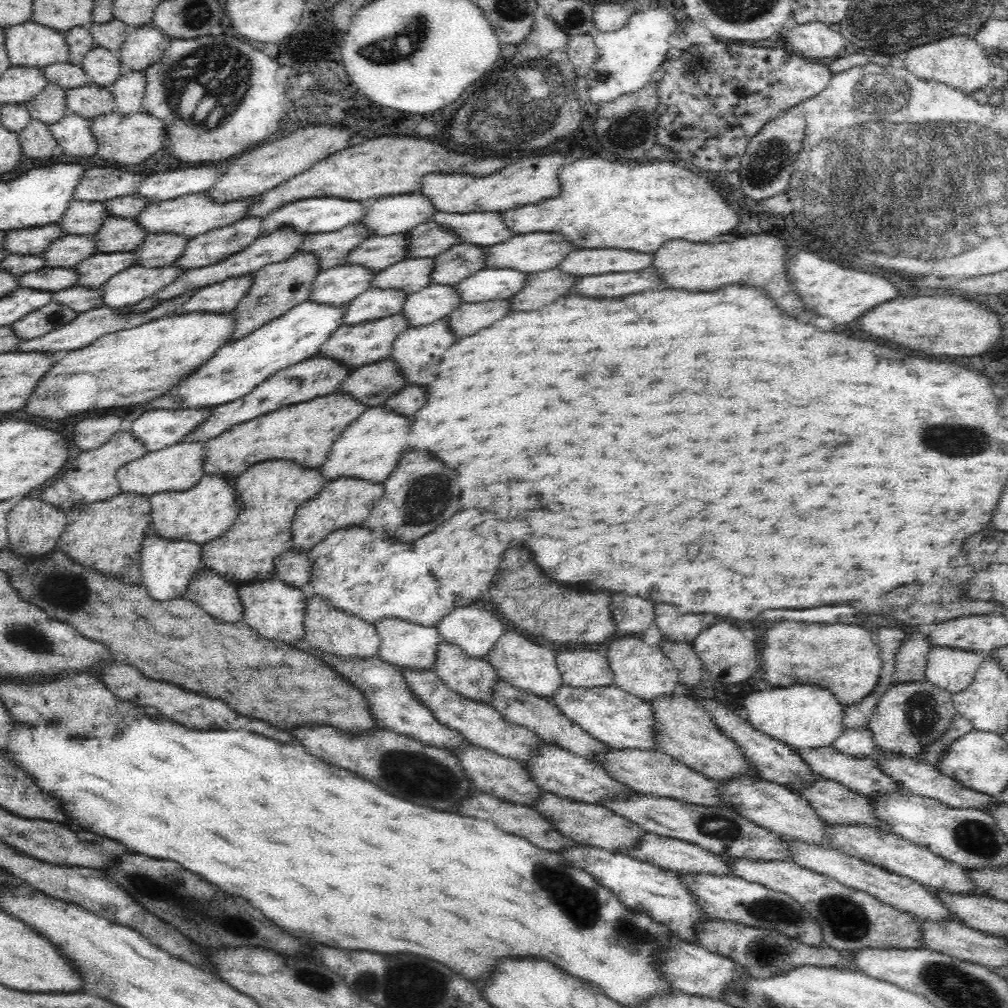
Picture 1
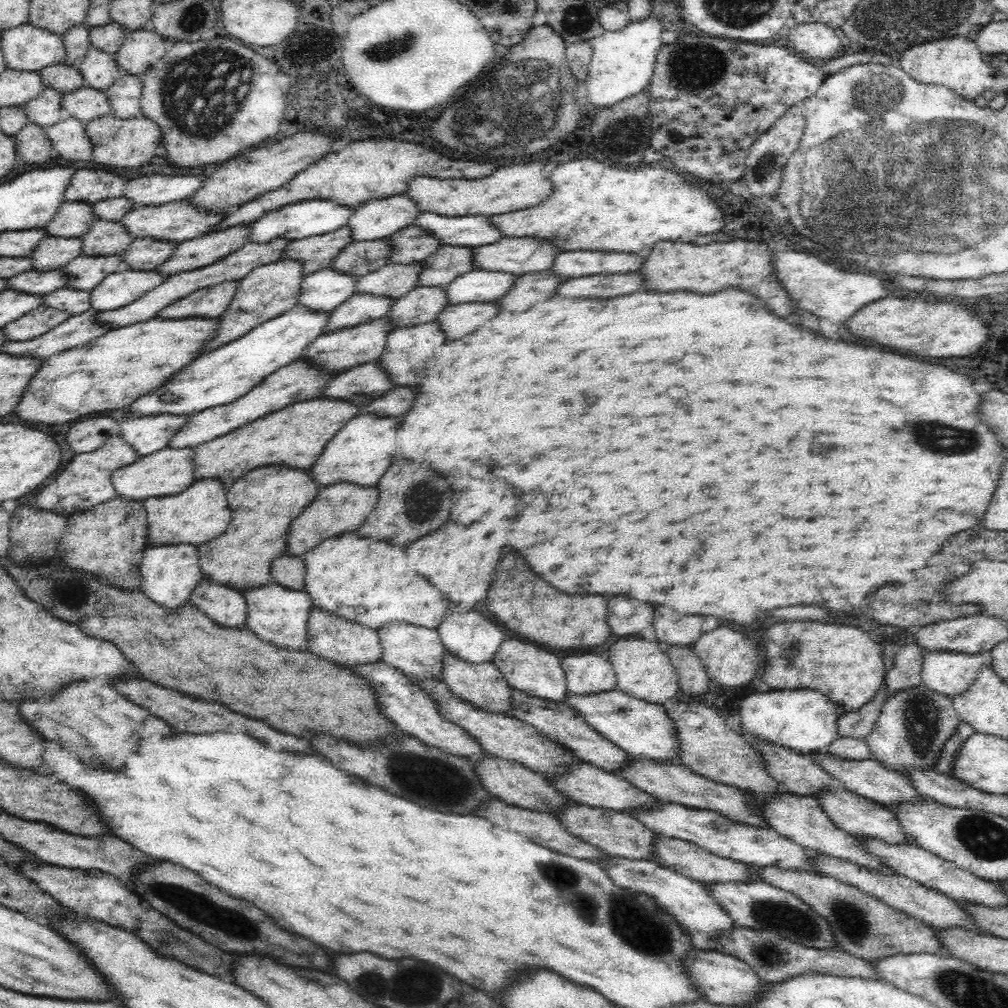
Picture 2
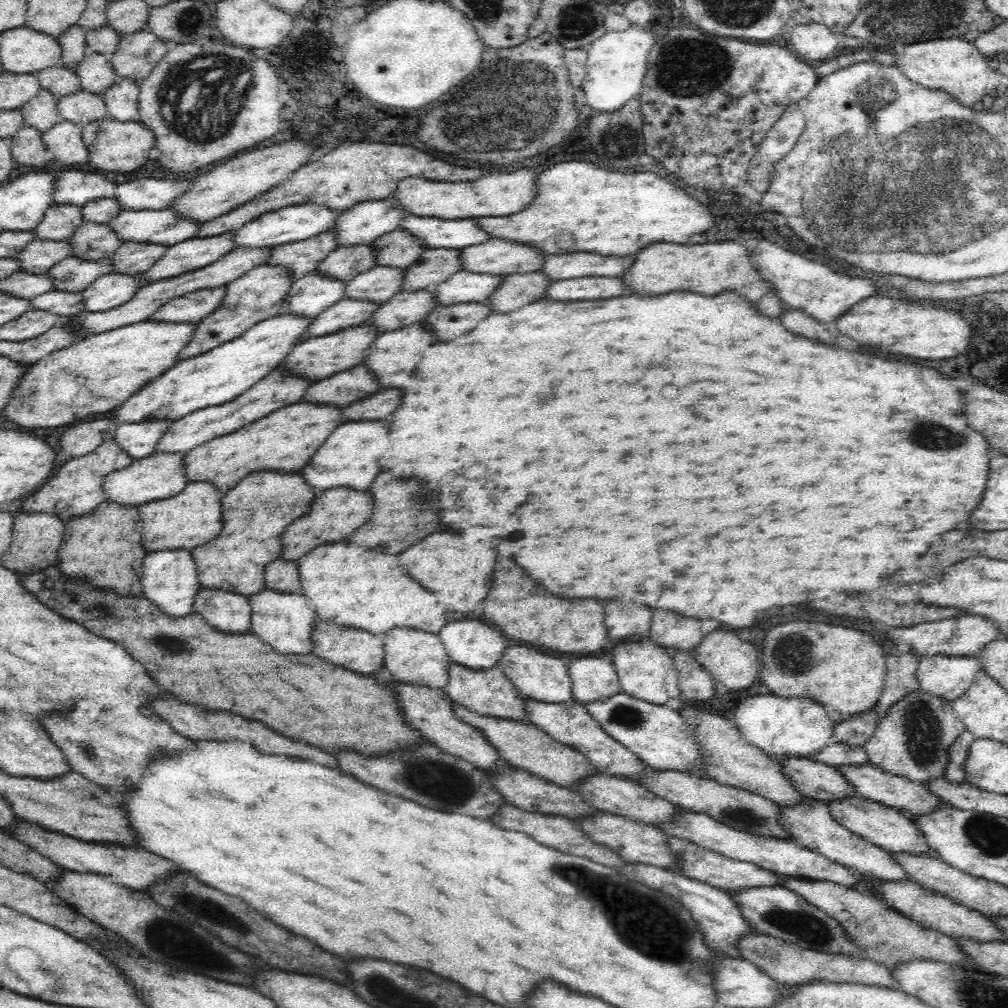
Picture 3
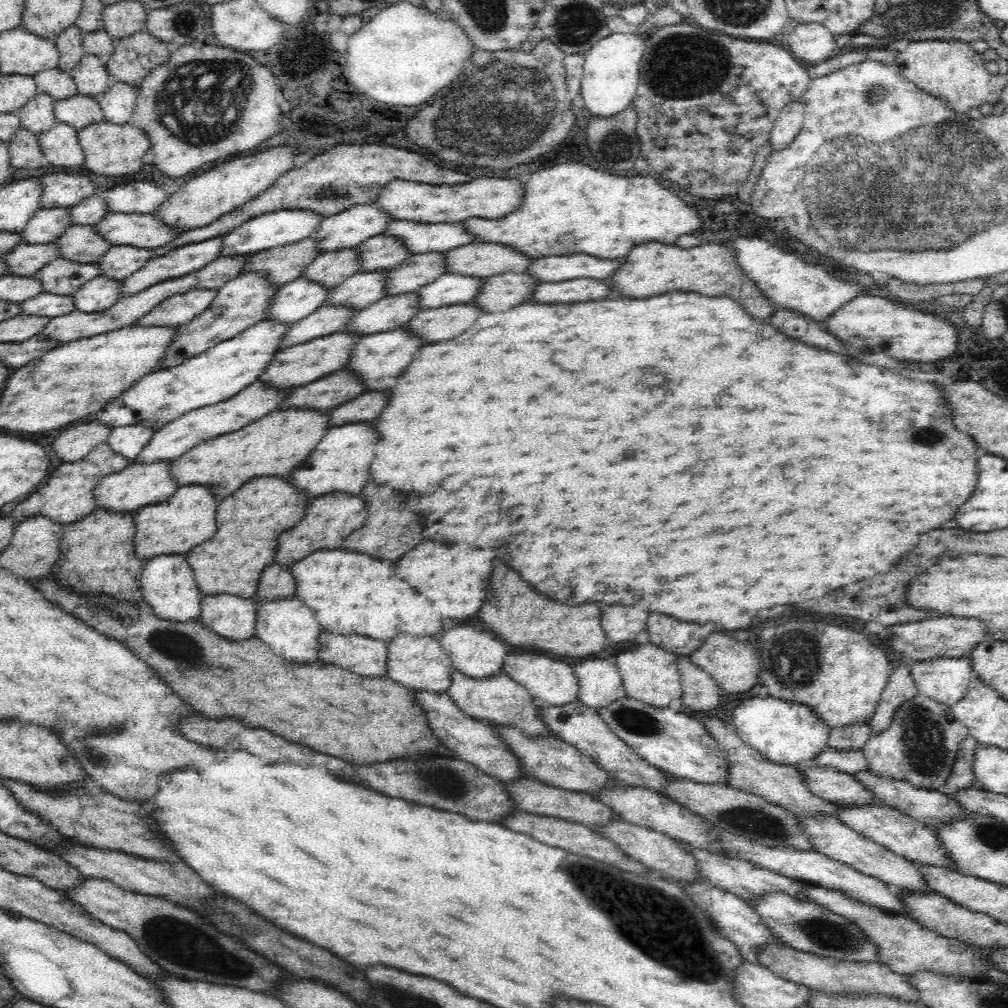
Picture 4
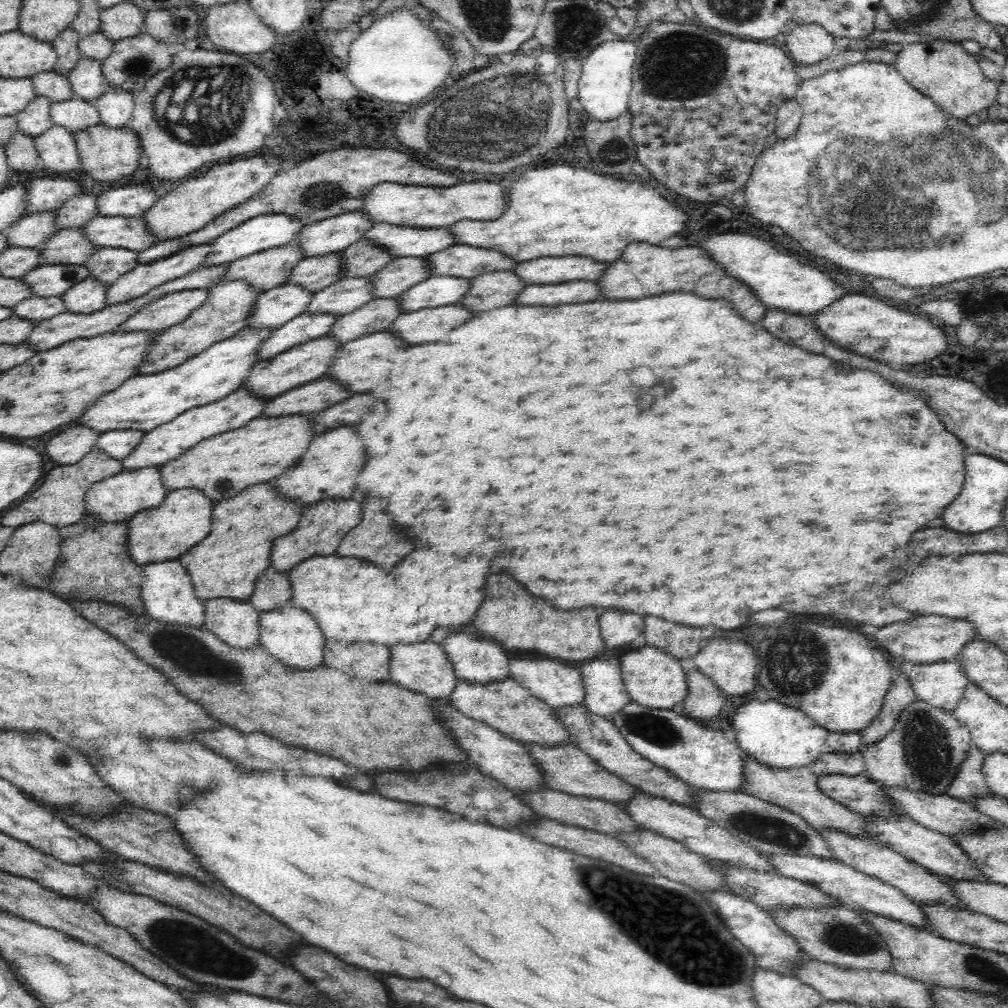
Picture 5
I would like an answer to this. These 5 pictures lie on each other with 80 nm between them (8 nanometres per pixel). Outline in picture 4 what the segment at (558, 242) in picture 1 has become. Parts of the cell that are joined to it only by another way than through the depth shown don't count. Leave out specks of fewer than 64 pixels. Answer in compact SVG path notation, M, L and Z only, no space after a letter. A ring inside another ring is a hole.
M474 242L445 252L447 272L482 278L526 272L532 260L499 242Z

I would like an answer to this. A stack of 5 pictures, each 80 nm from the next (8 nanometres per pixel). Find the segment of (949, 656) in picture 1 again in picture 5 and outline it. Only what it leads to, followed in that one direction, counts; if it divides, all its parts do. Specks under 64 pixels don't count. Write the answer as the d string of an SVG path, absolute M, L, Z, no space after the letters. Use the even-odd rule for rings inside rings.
M960 660L914 665L907 676L916 698L951 711L970 683Z

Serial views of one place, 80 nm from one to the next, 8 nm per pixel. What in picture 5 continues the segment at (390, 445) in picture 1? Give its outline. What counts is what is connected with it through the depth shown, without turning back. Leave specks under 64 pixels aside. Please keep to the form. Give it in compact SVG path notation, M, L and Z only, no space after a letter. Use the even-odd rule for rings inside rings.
M336 428L328 434L318 436L308 452L302 456L302 460L286 470L280 478L276 478L272 484L284 494L288 494L294 501L308 506L324 496L328 498L350 498L354 494L354 482L360 474L362 466L366 462L366 450L362 438L352 428Z

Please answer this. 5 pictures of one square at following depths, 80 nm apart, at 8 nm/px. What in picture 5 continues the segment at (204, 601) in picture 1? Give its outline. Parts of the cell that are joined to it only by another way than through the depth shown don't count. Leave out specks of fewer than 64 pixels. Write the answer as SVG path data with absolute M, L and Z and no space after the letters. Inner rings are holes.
M210 598L204 602L204 626L222 642L240 650L259 642L260 614L249 599Z

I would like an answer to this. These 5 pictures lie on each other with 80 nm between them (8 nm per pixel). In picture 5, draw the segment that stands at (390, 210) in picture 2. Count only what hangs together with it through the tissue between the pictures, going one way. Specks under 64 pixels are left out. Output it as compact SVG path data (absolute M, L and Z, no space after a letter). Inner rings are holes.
M358 209L306 225L293 242L299 242L308 257L341 252L362 240L376 223L368 213Z

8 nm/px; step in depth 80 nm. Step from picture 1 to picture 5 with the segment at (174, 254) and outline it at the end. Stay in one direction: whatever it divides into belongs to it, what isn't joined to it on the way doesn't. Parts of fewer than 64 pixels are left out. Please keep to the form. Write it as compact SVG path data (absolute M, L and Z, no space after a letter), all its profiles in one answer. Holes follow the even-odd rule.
M99 248L87 263L92 278L111 285L118 277L140 265L139 253L126 248Z

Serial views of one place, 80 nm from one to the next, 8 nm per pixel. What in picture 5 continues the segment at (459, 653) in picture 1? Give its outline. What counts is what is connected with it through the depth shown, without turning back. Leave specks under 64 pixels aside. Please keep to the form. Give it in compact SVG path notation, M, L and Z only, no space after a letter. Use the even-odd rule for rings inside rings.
M511 677L489 684L470 684L457 678L455 688L448 700L468 718L485 722L513 740L542 746L571 743L568 739L568 729L560 725L560 721L554 715L554 709L544 704L539 698L532 696L528 689L524 689Z

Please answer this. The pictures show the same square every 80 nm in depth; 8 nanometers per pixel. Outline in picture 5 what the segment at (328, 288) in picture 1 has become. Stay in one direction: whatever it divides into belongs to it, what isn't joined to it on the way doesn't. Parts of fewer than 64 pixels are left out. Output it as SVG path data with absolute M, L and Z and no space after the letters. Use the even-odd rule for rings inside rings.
M291 282L263 291L254 305L247 328L282 326L307 312L314 293Z

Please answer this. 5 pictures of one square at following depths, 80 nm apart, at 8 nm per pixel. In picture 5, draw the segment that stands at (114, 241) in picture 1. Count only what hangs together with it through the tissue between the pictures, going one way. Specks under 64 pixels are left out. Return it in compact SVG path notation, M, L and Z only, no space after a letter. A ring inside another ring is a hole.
M83 228L60 229L44 244L41 258L43 264L83 265L99 249L85 234Z

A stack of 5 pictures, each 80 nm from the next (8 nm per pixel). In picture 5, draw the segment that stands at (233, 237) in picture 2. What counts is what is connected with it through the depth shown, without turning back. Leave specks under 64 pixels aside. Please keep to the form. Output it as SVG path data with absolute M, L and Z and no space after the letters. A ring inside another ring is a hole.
M213 241L198 244L196 246L188 246L188 248L184 248L184 250L176 252L172 254L172 256L160 258L160 260L150 262L150 264L140 264L136 266L134 270L123 274L121 277L116 279L116 282L109 285L107 290L107 304L112 306L112 304L120 304L122 302L126 302L126 300L138 298L138 296L142 296L142 294L150 292L152 288L156 288L156 286L160 286L160 284L164 284L164 282L170 282L170 280L180 278L180 276L184 276L184 274L188 274L199 269L204 266L205 260L212 252L212 249Z

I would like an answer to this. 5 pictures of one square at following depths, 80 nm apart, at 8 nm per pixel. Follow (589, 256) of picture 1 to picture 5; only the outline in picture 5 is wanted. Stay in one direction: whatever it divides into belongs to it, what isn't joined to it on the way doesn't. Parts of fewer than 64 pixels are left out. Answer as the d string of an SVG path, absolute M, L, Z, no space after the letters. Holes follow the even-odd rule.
M548 256L536 258L532 262L522 262L516 272L526 284L560 284L570 280L592 280L596 282L608 264L594 262L592 258L584 256Z

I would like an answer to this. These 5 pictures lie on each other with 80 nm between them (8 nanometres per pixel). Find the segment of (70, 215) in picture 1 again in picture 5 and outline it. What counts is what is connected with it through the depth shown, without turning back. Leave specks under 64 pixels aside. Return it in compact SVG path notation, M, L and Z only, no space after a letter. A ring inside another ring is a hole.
M32 212L26 215L20 224L16 224L6 231L8 244L22 248L42 246L59 231L56 220L58 220L56 212Z

